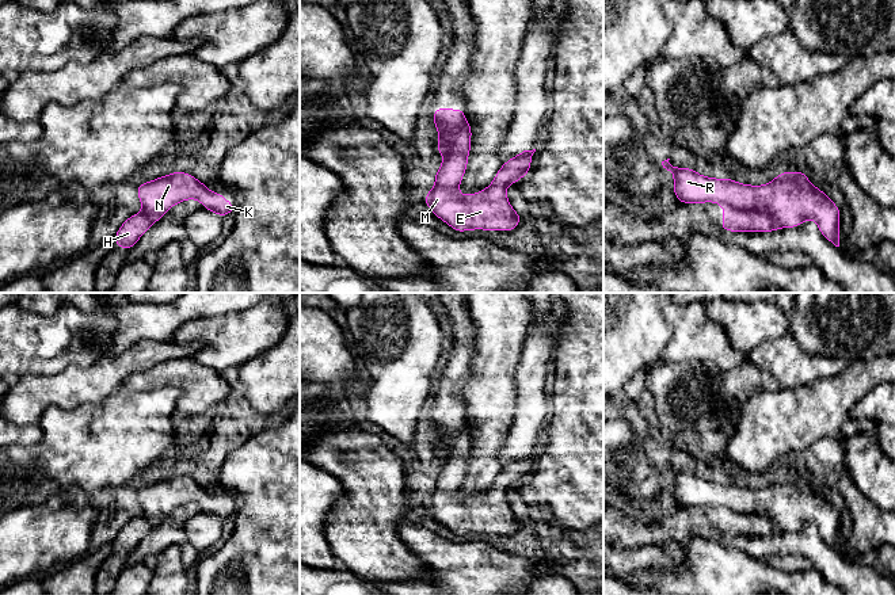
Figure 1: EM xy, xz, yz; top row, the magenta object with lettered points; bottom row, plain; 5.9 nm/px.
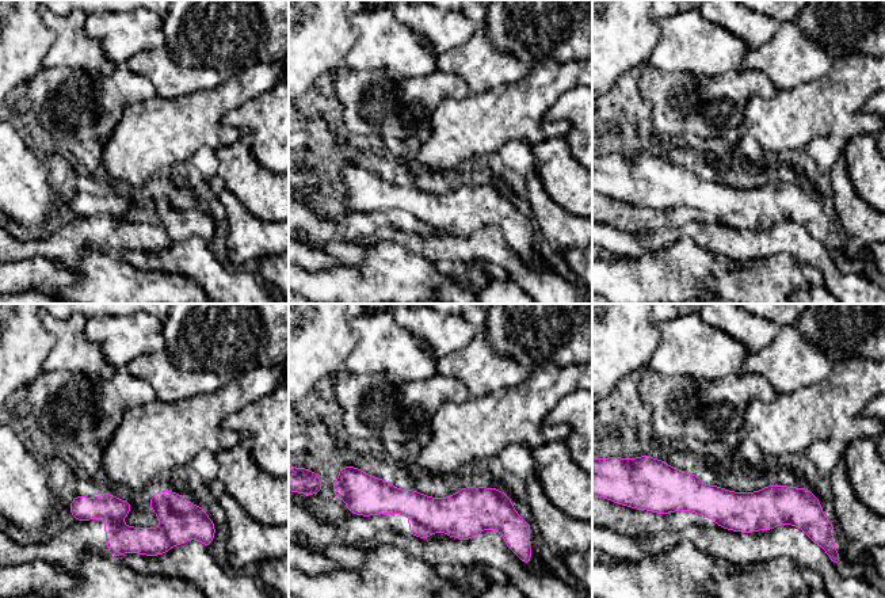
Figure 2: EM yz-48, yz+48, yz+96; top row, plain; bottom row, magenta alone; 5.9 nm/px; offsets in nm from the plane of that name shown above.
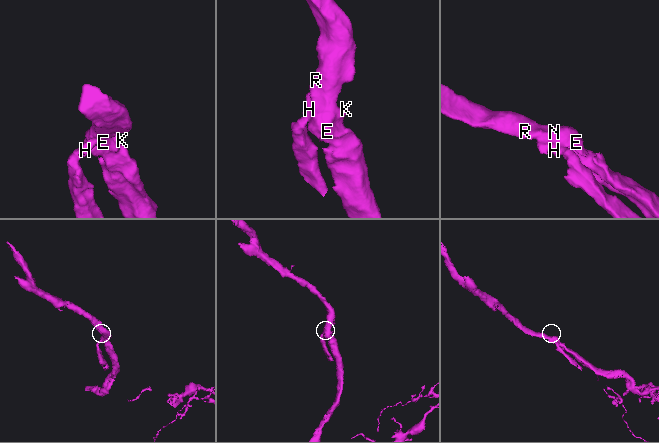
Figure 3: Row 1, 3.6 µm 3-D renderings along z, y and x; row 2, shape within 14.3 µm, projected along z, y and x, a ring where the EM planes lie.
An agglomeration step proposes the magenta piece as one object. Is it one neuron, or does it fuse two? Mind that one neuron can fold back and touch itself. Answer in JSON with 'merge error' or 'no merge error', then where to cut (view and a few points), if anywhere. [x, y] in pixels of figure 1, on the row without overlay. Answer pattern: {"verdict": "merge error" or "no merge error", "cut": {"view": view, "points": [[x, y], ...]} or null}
{"verdict": "merge error", "cut": {"view": "yz", "points": [[728, 508], [737, 513], [765, 515], [781, 530]]}}

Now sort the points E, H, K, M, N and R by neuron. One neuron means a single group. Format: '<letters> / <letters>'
E K M N R / H

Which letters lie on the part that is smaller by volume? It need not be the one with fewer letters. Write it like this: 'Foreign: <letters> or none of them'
Foreign: H

